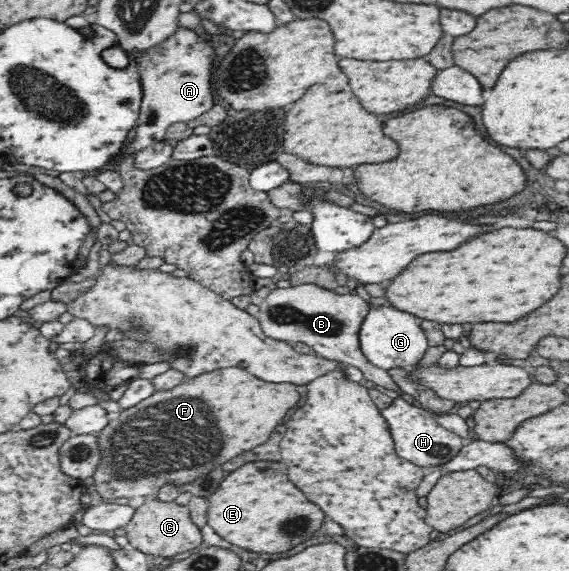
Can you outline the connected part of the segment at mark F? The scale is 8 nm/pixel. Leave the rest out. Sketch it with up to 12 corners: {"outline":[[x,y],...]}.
{"outline":[[240,367],[110,420],[92,479],[152,498],[268,441],[300,392]]}

